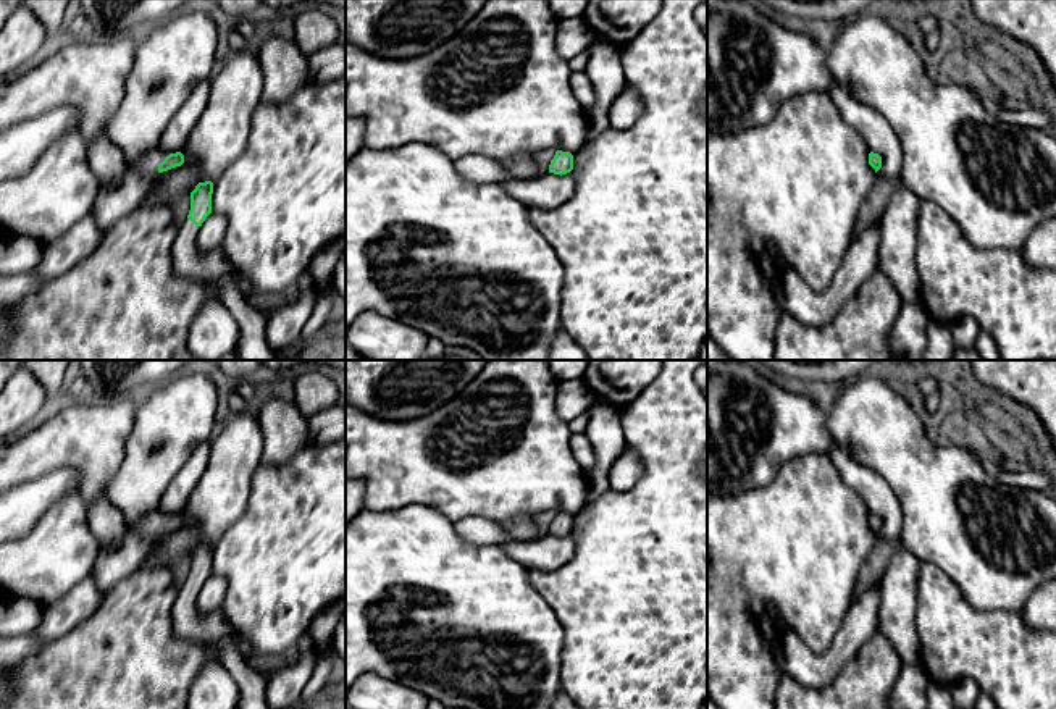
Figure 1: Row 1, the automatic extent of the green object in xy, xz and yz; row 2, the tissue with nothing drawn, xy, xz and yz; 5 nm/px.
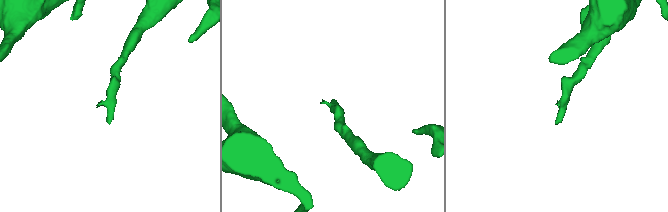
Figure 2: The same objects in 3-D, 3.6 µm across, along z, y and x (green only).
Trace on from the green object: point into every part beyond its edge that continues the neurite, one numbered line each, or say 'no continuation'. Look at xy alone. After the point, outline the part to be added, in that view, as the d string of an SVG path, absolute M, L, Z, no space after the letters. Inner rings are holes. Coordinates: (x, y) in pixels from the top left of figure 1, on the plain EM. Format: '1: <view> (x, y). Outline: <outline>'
1: xy (213, 629). Outline: M191 581L179 588L173 606L174 635L212 644L220 651L220 662L241 690L237 709L268 709L265 699L268 678L242 659L236 644L236 628L224 617L221 607L202 614L195 594L197 589Z

